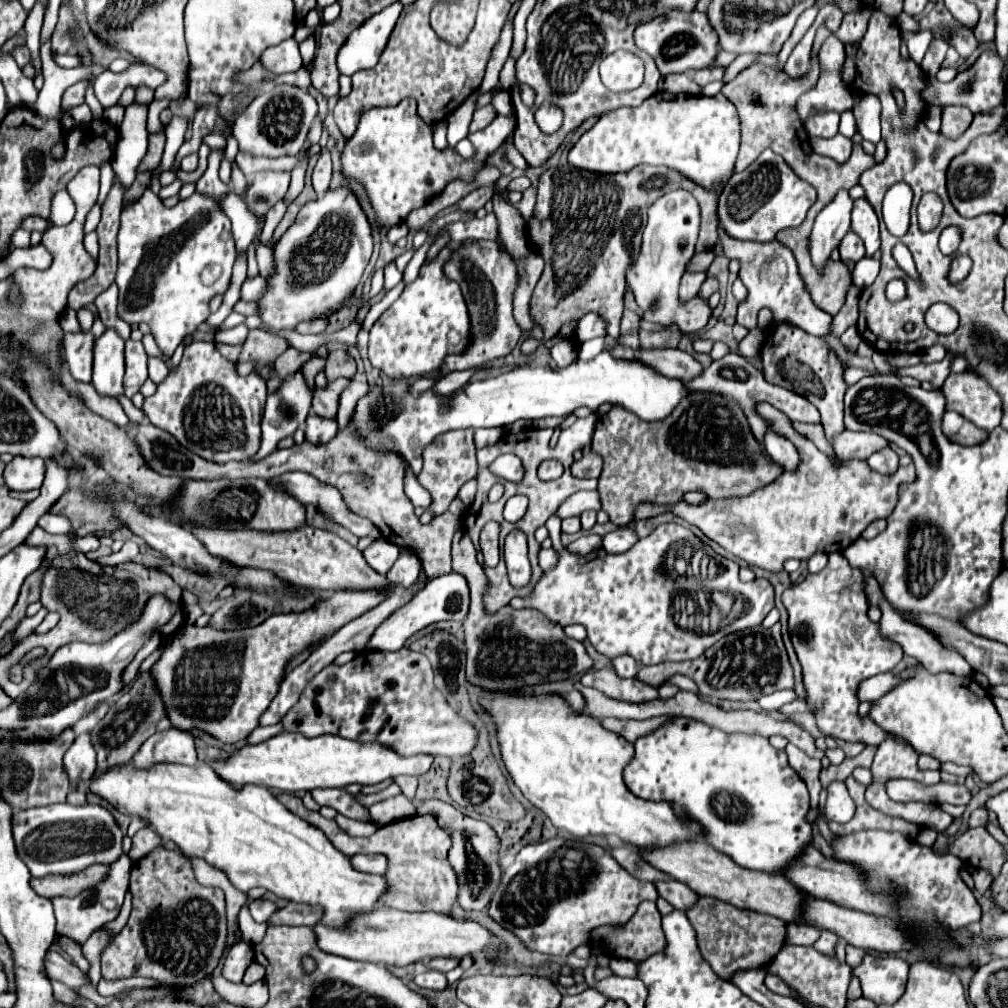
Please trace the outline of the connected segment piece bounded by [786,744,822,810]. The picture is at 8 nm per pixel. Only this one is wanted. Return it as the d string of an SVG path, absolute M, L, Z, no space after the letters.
M788 744L788 746L786 746L786 754L788 754L790 766L798 772L798 776L800 776L800 778L806 782L806 786L808 786L812 810L818 810L818 794L820 794L820 790L822 790L820 778L818 778L820 770L822 770L820 760L806 756L806 754L804 754L800 748L796 748L794 744Z

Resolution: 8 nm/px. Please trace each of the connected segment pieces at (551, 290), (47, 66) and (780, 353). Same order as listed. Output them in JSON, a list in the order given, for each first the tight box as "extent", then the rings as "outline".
[{"extent":[528,164,718,342],"outline":[[[642,164],[624,174],[594,174],[572,166],[556,166],[540,176],[538,210],[534,220],[528,222],[528,236],[534,252],[540,252],[546,262],[530,302],[530,314],[542,324],[544,340],[550,340],[564,322],[578,320],[586,312],[598,312],[608,320],[608,336],[618,342],[626,270],[640,254],[648,208],[676,188],[688,190],[700,204],[702,224],[696,252],[712,250],[718,242],[716,196],[678,176],[678,172],[670,172],[670,168]]]},{"extent":[32,39,108,118],"outline":[[[49,39],[40,46],[40,58],[42,61],[42,72],[44,75],[44,84],[38,100],[32,104],[32,108],[36,112],[40,112],[42,116],[50,116],[50,118],[60,118],[60,98],[64,94],[64,90],[68,86],[72,86],[78,80],[87,78],[95,78],[108,69],[93,64],[89,68],[63,68],[58,66],[56,62],[52,62],[51,57],[51,40]]]},{"extent":[760,324,846,440],"outline":[[[780,324],[778,328],[768,326],[768,338],[760,350],[760,356],[762,356],[764,378],[770,384],[790,388],[790,380],[792,380],[792,390],[806,396],[820,410],[822,424],[826,430],[826,438],[832,440],[834,436],[838,436],[840,432],[846,430],[844,428],[846,384],[842,380],[844,366],[830,352],[830,348],[826,346],[826,342],[822,338],[810,336],[810,334],[806,334],[794,326],[788,326],[788,324]]]}]

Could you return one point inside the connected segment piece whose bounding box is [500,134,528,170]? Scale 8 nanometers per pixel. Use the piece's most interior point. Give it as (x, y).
(510, 151)

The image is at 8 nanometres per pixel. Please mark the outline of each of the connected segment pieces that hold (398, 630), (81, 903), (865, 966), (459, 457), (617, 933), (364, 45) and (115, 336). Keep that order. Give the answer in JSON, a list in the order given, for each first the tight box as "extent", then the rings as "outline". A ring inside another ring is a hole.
[{"extent":[366,572,470,650],"outline":[[[456,572],[438,576],[438,578],[430,580],[426,584],[426,588],[422,592],[418,592],[414,596],[414,600],[410,600],[410,604],[406,604],[404,608],[394,612],[390,618],[386,618],[376,628],[376,632],[372,634],[372,638],[366,644],[366,650],[400,650],[412,634],[426,628],[428,624],[442,622],[442,620],[464,620],[466,612],[468,612],[468,604],[470,604],[468,586],[462,576],[458,576]]]},{"extent":[54,856,132,944],"outline":[[[120,856],[118,864],[110,866],[110,880],[106,880],[106,884],[100,884],[98,888],[92,888],[92,892],[82,892],[82,896],[74,896],[74,898],[54,898],[54,914],[56,914],[56,932],[60,936],[66,936],[70,940],[74,940],[76,944],[84,944],[88,940],[88,936],[102,924],[112,922],[118,912],[120,906],[124,902],[124,892],[128,888],[128,878],[130,878],[130,870],[132,870],[132,860],[128,856]]]},{"extent":[854,954,910,1006],"outline":[[[866,954],[864,962],[854,968],[858,974],[864,998],[872,1000],[876,1006],[880,1004],[896,1004],[902,998],[910,966],[902,958],[880,958]]]},{"extent":[418,428,476,518],"outline":[[[474,428],[450,430],[436,436],[428,448],[424,448],[424,468],[418,474],[418,482],[432,494],[432,504],[428,512],[436,518],[448,510],[452,500],[458,496],[462,484],[476,476],[476,448],[474,448]]]},{"extent":[590,900,666,962],"outline":[[[646,900],[646,902],[642,902],[638,906],[638,912],[630,918],[628,924],[624,924],[624,926],[600,926],[600,928],[594,928],[590,932],[590,940],[598,940],[602,952],[606,956],[642,962],[648,956],[658,954],[658,952],[662,952],[666,948],[666,936],[664,936],[660,920],[662,920],[662,916],[660,916],[656,904],[650,902],[650,900]]]},{"extent":[338,2,402,76],"outline":[[[394,2],[390,8],[384,8],[378,12],[378,16],[366,20],[360,28],[356,28],[342,50],[338,52],[338,70],[340,74],[352,76],[358,70],[374,68],[380,54],[384,52],[390,32],[394,30],[394,24],[398,22],[398,16],[402,12],[400,2]]]},{"extent":[92,328,124,398],"outline":[[[106,328],[106,332],[94,342],[92,384],[100,394],[116,398],[122,394],[122,376],[124,340],[114,328]]]}]

